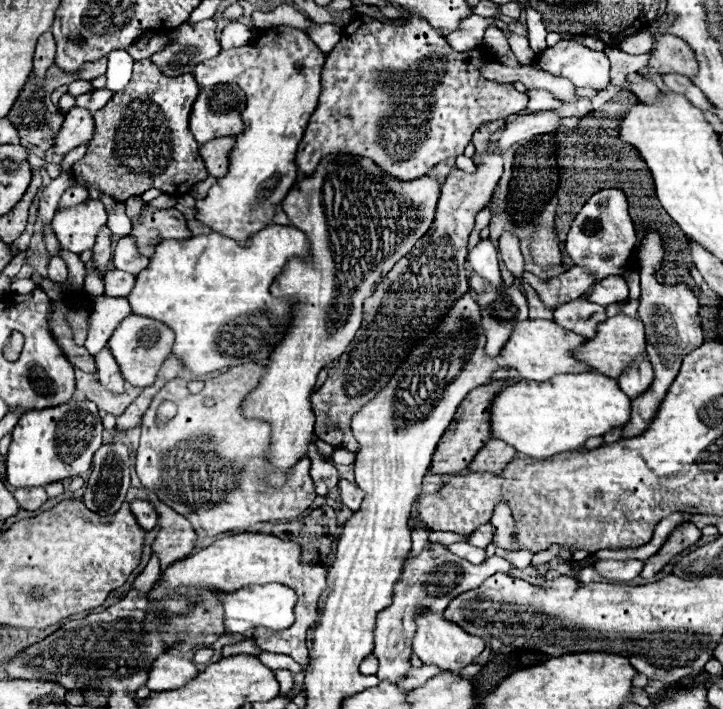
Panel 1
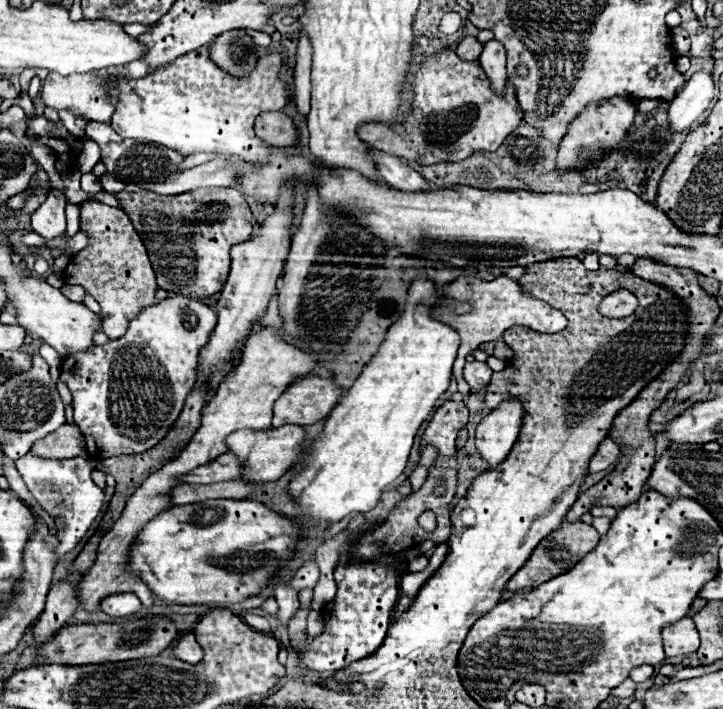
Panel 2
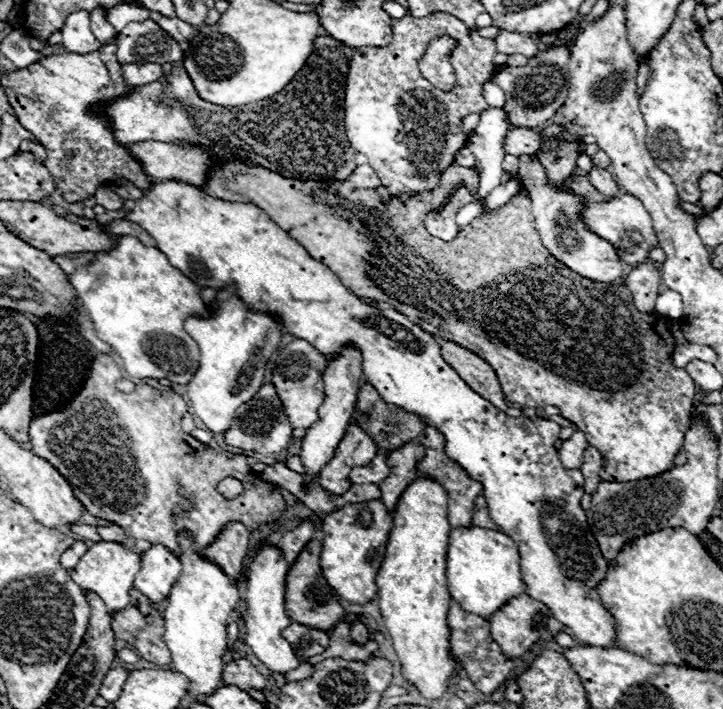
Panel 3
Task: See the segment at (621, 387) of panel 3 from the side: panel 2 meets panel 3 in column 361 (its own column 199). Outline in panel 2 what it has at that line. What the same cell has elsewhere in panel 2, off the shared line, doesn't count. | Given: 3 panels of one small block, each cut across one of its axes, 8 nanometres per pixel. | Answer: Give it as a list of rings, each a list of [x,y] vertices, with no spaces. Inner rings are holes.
[[[128,184],[114,196],[118,198],[120,208],[130,216],[132,226],[148,250],[158,288],[168,292],[178,292],[190,298],[206,298],[220,292],[230,272],[230,248],[252,236],[250,206],[236,188],[198,188],[180,196],[156,196],[154,192],[148,192],[136,184]]]

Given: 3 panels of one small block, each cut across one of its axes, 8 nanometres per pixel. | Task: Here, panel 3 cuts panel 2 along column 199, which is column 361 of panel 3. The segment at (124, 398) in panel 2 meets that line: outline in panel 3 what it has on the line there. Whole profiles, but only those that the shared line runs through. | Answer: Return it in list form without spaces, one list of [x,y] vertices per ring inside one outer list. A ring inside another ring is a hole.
[[[166,180],[156,182],[140,200],[126,202],[122,210],[126,212],[126,220],[136,222],[150,232],[158,242],[158,248],[168,256],[170,264],[182,270],[198,286],[226,288],[234,284],[236,294],[250,310],[276,314],[286,328],[284,332],[310,342],[326,358],[338,358],[348,344],[356,344],[362,354],[362,376],[376,388],[382,400],[404,412],[422,416],[428,426],[442,432],[446,456],[450,456],[470,478],[484,486],[482,496],[488,502],[490,518],[520,548],[522,576],[528,586],[526,594],[546,604],[560,624],[574,630],[574,638],[578,642],[598,648],[612,648],[616,644],[616,620],[604,608],[598,594],[598,584],[608,572],[608,560],[602,556],[596,538],[588,528],[586,512],[580,506],[580,498],[584,494],[582,472],[578,468],[566,470],[560,462],[560,454],[554,446],[560,438],[560,426],[556,422],[538,416],[510,418],[494,408],[488,400],[468,388],[454,368],[444,362],[440,346],[432,334],[392,308],[380,310],[364,304],[358,296],[344,288],[324,264],[312,260],[308,252],[288,236],[288,232],[284,232],[254,204],[224,202],[220,198],[206,196],[206,192],[196,186]]]

